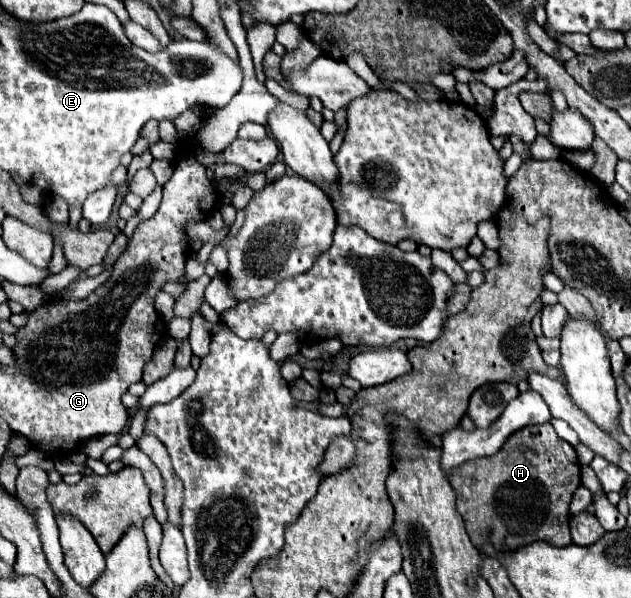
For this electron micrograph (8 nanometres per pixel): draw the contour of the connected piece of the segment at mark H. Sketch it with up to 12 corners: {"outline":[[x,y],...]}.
{"outline":[[549,422],[453,468],[477,548],[571,542],[575,448]]}

